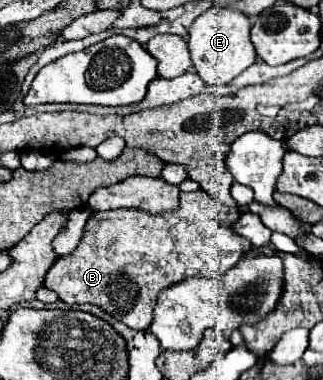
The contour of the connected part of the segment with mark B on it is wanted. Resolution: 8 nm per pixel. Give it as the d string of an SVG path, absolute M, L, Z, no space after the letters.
M205 190L181 192L179 208L169 214L145 214L145 210L109 210L95 212L87 224L79 246L69 254L61 256L45 276L45 286L53 290L67 304L91 302L107 310L111 316L135 330L145 330L151 324L153 308L159 290L173 286L191 276L215 278L233 268L241 254L251 248L251 242L237 236L231 224L239 218L239 210L221 204Z

